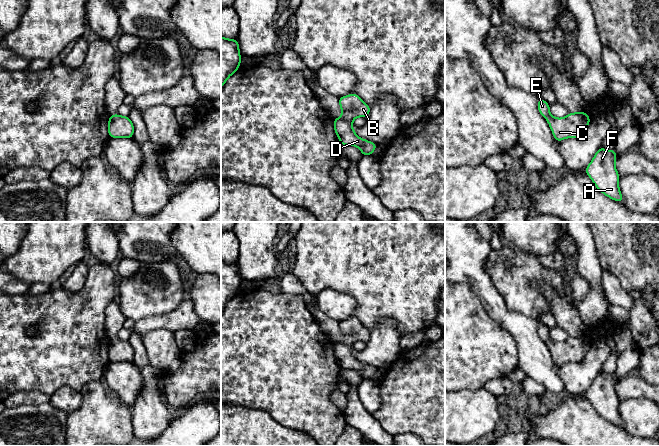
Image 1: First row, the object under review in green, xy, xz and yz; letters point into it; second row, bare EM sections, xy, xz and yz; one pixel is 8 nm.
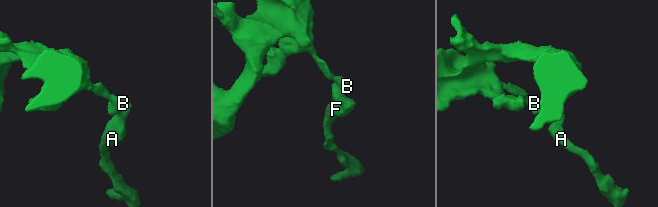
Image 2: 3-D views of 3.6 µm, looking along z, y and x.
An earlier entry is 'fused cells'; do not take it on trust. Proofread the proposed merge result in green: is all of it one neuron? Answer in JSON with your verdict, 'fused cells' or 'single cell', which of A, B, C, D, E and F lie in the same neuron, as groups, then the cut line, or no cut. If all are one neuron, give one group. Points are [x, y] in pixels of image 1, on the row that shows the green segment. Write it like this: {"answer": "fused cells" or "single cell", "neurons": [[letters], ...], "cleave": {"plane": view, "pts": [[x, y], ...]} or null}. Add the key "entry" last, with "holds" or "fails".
{"answer": "single cell", "neurons": [["A", "B", "C", "D", "E", "F"]], "cleave": null, "entry": "fails"}

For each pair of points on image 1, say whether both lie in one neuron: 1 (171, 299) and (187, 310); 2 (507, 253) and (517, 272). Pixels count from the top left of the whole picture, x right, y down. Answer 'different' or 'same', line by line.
1: different
2: same

